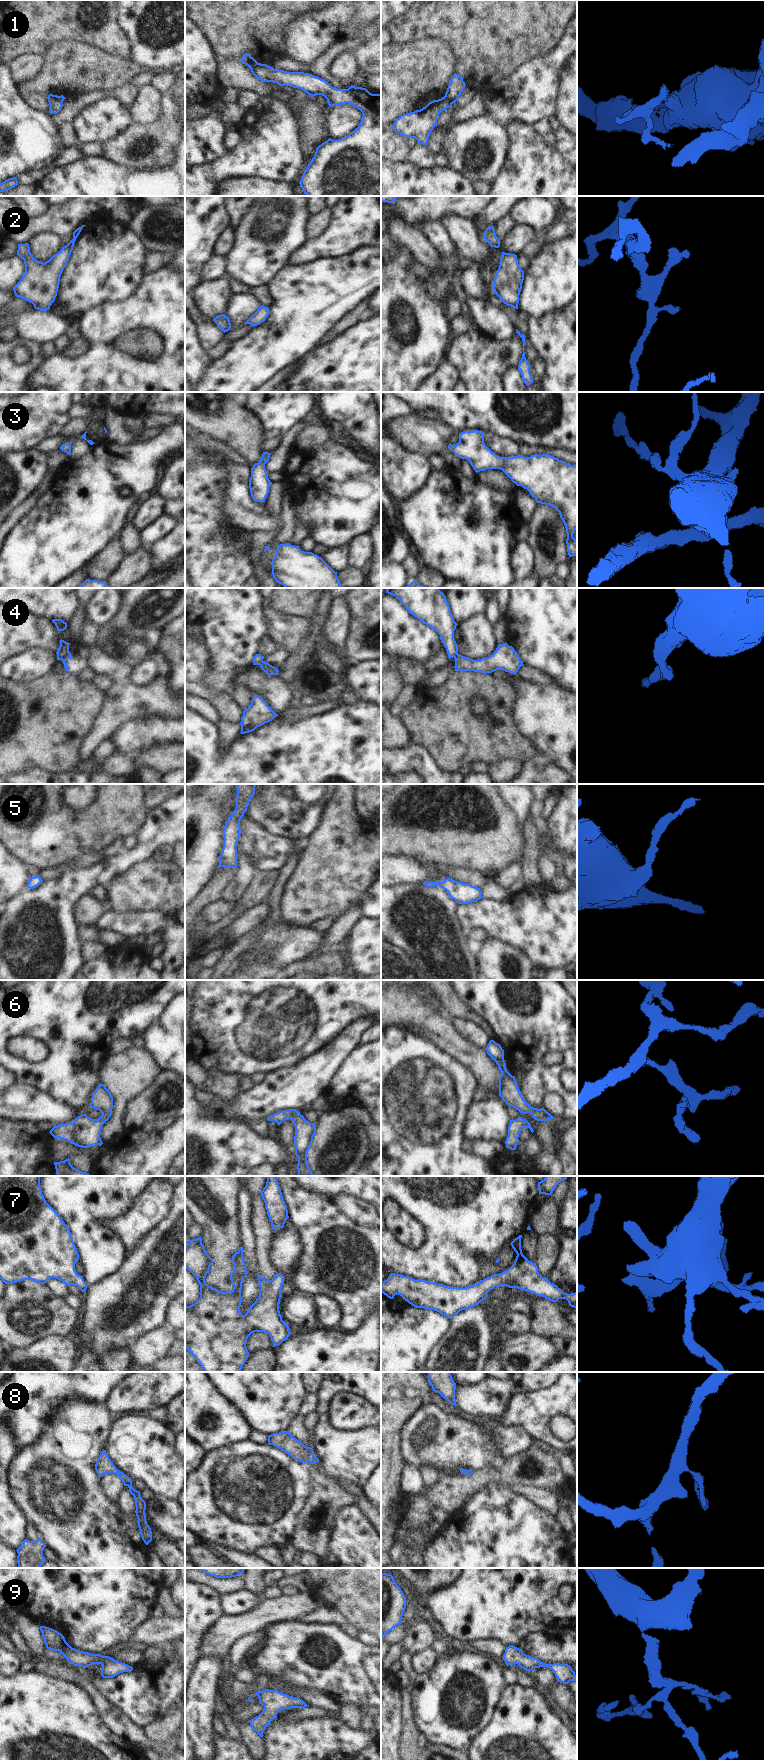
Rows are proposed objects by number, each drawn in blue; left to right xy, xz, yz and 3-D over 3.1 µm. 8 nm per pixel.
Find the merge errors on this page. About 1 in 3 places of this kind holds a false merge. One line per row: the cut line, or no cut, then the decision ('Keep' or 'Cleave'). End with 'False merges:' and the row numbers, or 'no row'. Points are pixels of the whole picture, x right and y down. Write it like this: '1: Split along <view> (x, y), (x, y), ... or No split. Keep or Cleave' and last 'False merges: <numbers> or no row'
1: Split along yz (444, 96), (451, 104). Cleave
2: No split. Keep
3: No split. Keep
4: Split along xy (68, 651), (61, 659). Cleave
5: No split. Keep
6: No split. Keep
7: No split. Keep
8: No split. Keep
9: No split. Keep
False merges: 1, 4.

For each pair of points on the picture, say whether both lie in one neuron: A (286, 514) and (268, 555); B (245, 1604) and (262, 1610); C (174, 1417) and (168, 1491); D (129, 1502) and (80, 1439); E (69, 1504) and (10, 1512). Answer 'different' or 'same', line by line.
A: same
B: different
C: different
D: different
E: different

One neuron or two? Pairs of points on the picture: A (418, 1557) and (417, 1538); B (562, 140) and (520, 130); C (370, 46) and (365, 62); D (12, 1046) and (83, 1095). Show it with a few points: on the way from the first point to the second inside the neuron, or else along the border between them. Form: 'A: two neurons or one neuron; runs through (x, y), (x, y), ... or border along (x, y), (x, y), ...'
A: one neuron; runs through (419, 1552), (419, 1543)
B: two neurons; border along (555, 148), (566, 161)
C: one neuron; runs through (370, 50), (370, 53), (365, 58)
D: two neurons; border along (51, 1048), (51, 1054), (41, 1063), (15, 1055)

